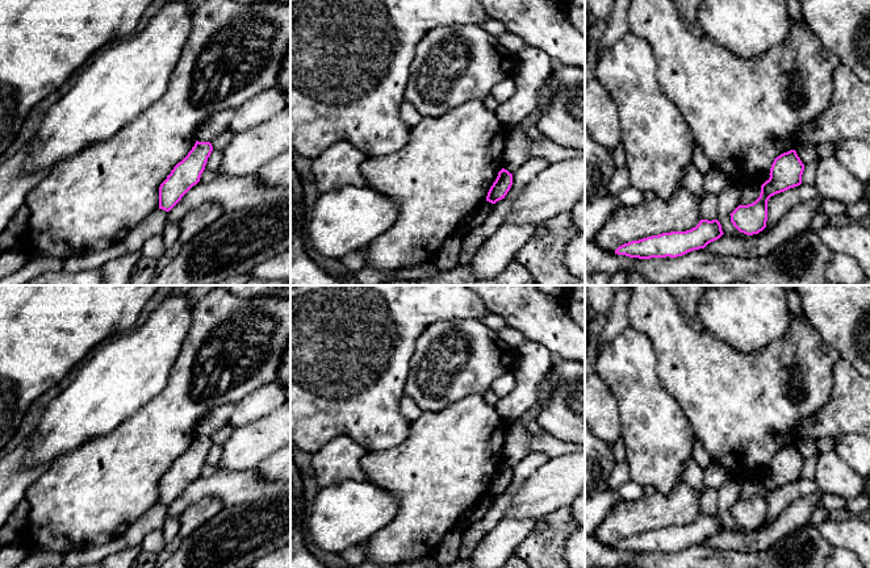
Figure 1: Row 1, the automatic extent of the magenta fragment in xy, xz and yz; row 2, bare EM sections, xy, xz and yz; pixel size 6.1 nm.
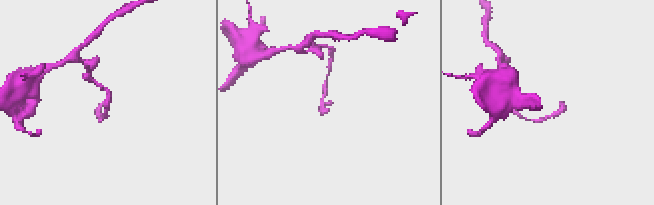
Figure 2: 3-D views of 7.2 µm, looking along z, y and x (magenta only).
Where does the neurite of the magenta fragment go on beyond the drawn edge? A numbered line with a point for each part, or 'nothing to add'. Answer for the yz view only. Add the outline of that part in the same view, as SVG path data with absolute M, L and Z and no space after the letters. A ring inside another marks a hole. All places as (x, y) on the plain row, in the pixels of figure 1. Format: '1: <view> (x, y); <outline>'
nothing to add

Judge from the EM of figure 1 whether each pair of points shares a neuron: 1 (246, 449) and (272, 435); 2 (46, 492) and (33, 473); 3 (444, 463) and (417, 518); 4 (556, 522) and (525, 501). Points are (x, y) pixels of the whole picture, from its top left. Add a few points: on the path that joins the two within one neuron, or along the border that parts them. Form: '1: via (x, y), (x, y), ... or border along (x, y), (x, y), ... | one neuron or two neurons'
1: via (252, 443), (266, 435) | one neuron
2: border along (49, 466), (28, 488), (24, 498) | two neurons
3: via (436, 476), (430, 505) | one neuron
4: border along (569, 505), (560, 506), (536, 521) | two neurons

